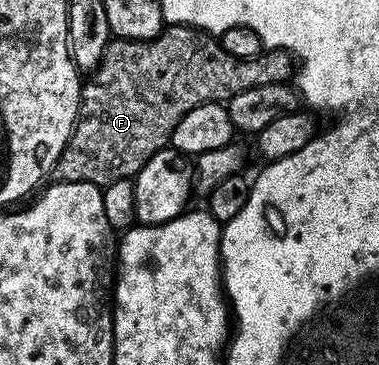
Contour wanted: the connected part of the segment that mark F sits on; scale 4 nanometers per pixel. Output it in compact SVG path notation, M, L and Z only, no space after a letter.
M184 26L162 27L160 34L153 40L110 39L101 63L84 81L81 111L69 136L69 145L57 159L56 179L62 184L91 182L104 186L113 180L136 177L138 170L172 141L179 118L195 110L197 104L226 102L233 95L251 90L252 87L284 84L294 72L294 61L287 52L265 50L256 60L240 60L224 52L216 39Z

